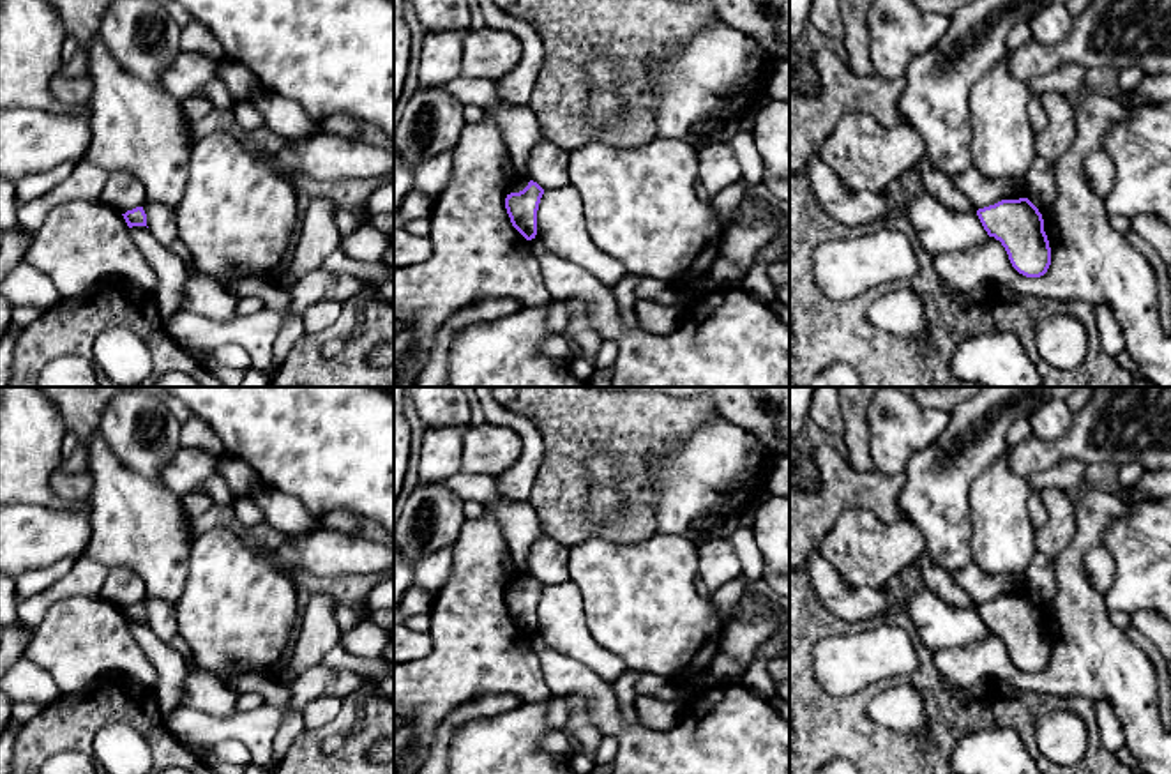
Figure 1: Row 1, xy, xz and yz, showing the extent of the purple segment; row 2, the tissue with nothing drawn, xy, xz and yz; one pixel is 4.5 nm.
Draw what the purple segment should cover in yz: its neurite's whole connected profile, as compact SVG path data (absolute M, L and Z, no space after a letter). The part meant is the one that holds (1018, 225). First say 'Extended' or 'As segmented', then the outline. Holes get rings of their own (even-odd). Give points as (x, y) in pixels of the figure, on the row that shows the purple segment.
As segmented. M1001 200L977 210L989 237L1005 247L1012 267L1026 277L1040 277L1051 265L1051 247L1039 209L1028 200Z

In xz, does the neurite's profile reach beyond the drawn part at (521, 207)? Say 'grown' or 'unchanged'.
unchanged

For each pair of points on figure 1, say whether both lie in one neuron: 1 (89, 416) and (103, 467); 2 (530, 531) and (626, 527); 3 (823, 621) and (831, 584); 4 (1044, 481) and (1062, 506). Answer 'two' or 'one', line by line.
1: two
2: two
3: two
4: two

